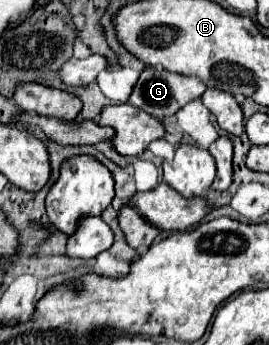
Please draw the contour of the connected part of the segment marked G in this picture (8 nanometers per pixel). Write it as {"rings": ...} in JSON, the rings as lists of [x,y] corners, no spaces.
{"rings":[[[146,67],[130,95],[130,105],[156,119],[176,115],[184,105],[200,99],[208,87],[198,77],[174,75],[170,71]]]}

